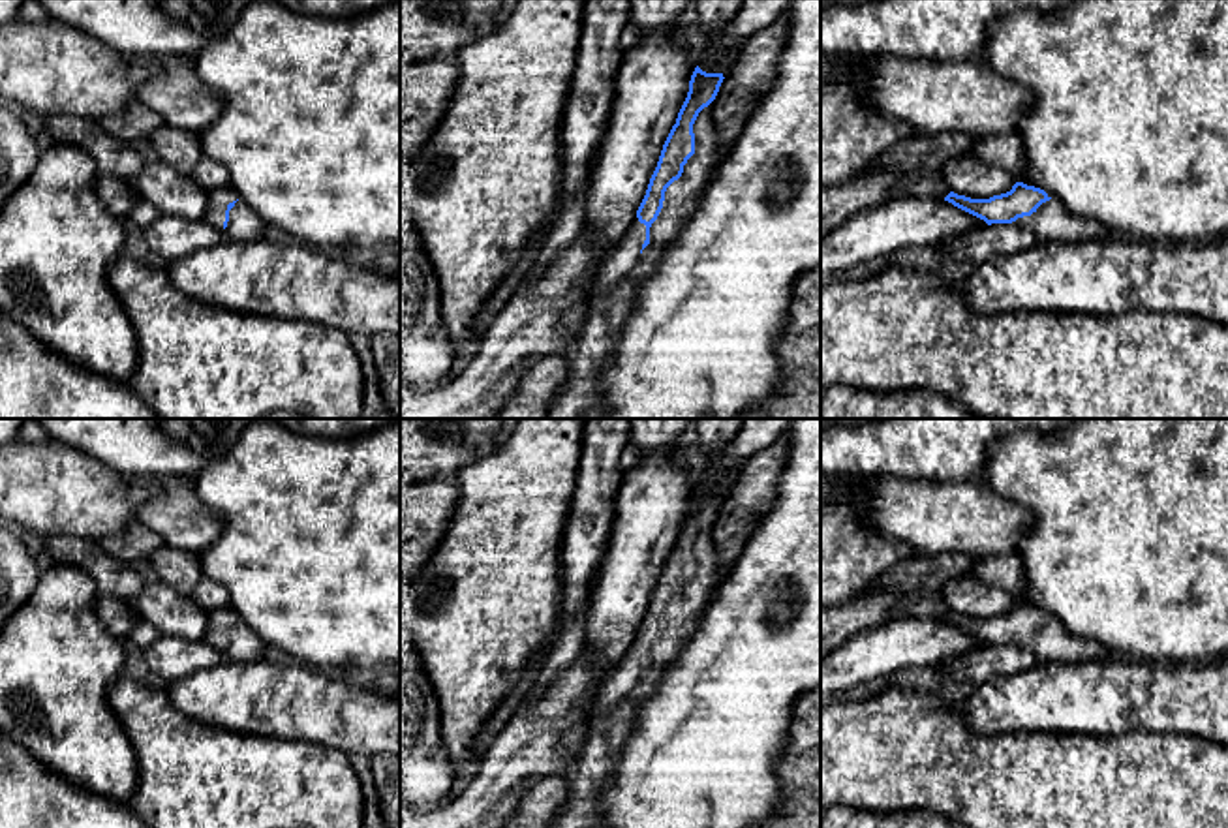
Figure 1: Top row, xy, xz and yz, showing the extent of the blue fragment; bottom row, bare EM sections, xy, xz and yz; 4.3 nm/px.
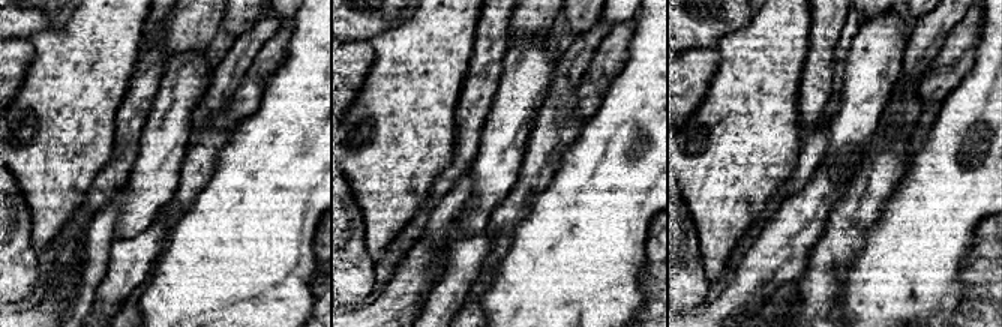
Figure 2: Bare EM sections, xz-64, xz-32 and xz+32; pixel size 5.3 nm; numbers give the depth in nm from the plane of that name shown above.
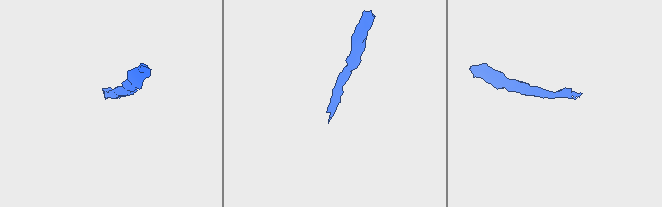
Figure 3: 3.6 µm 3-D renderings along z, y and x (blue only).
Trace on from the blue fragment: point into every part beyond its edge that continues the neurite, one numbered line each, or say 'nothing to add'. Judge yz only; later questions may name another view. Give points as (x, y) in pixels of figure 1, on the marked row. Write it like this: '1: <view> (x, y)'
1: yz (1052, 220)

